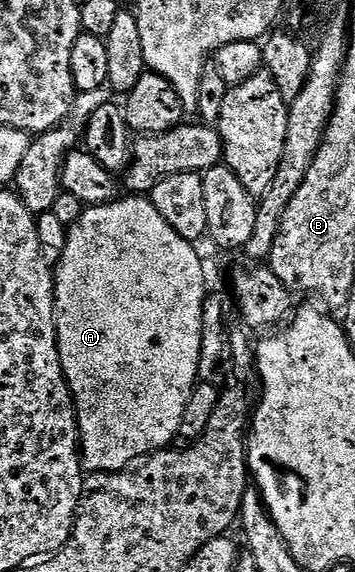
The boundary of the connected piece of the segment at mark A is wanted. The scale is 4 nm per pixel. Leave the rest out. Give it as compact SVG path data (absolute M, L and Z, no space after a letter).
M121 196L118 197L115 202L99 204L98 206L86 206L85 210L79 216L79 220L75 220L75 224L69 227L67 248L63 248L63 256L57 261L53 275L53 295L57 301L57 347L59 348L59 360L61 361L61 367L65 373L69 390L73 394L73 405L77 407L77 432L79 435L83 466L86 471L96 472L102 470L103 472L111 472L112 470L121 470L127 464L134 462L139 456L154 454L156 450L166 449L166 447L172 443L173 437L179 432L179 424L183 420L183 412L187 408L187 400L193 395L193 388L198 385L199 382L197 369L199 368L203 307L205 307L207 289L205 290L205 266L201 263L200 256L197 255L197 249L198 247L194 245L194 243L183 240L183 236L179 236L179 232L175 232L175 228L171 228L171 224L167 224L167 220L163 220L163 216L159 216L155 204L149 201L148 197L145 196Z

